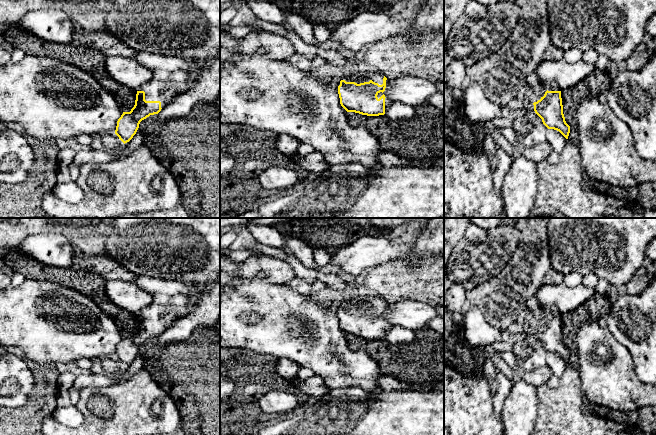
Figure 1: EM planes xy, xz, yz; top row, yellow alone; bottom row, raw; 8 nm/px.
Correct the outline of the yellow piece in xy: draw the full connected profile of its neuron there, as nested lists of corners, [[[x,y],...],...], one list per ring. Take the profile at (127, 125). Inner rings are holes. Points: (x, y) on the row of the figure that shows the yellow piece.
[[[140,51],[134,59],[150,68],[153,76],[137,89],[131,111],[123,112],[117,121],[115,134],[124,144],[133,138],[142,120],[158,114],[177,95],[192,89],[201,74],[194,62],[180,57]]]

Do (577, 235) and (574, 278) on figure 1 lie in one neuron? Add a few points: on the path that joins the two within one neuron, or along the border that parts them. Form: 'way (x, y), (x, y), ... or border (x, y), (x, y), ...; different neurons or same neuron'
border (582, 275), (570, 272), (564, 276); different neurons

